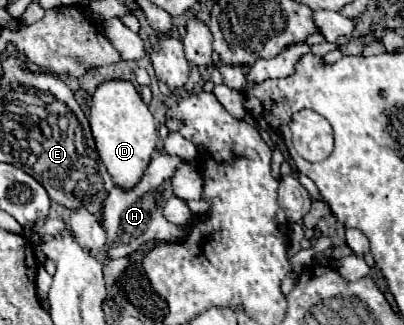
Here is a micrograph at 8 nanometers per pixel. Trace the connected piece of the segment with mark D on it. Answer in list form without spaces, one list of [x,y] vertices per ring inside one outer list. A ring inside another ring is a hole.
[[[110,80],[100,84],[92,96],[90,126],[100,160],[104,162],[114,184],[124,190],[132,190],[142,180],[158,144],[156,120],[142,96],[136,92],[134,84],[126,80]]]

